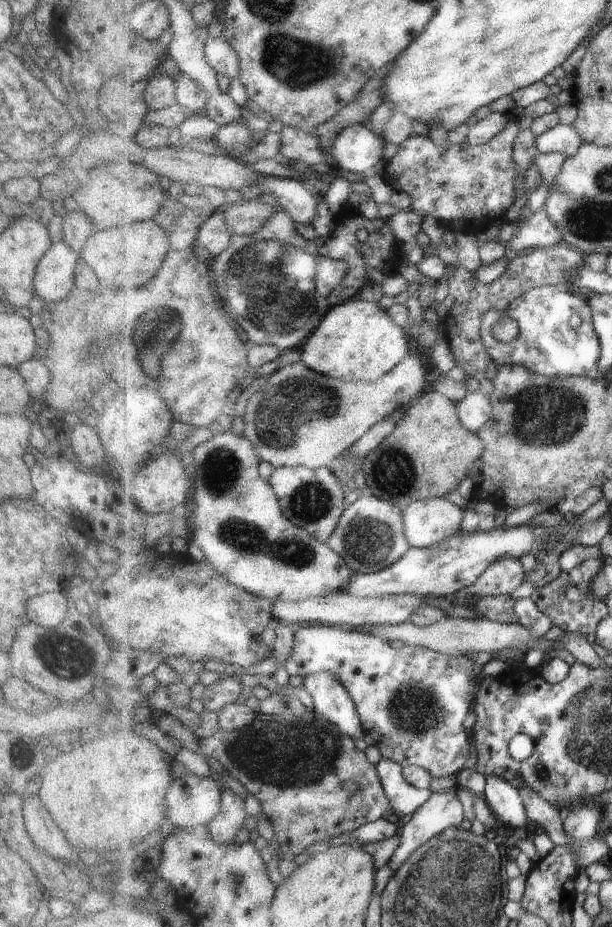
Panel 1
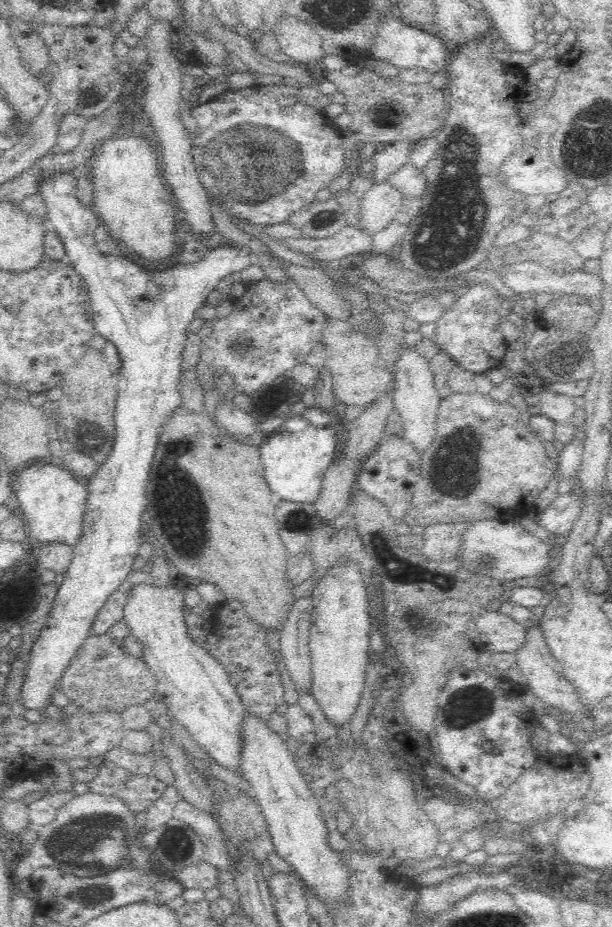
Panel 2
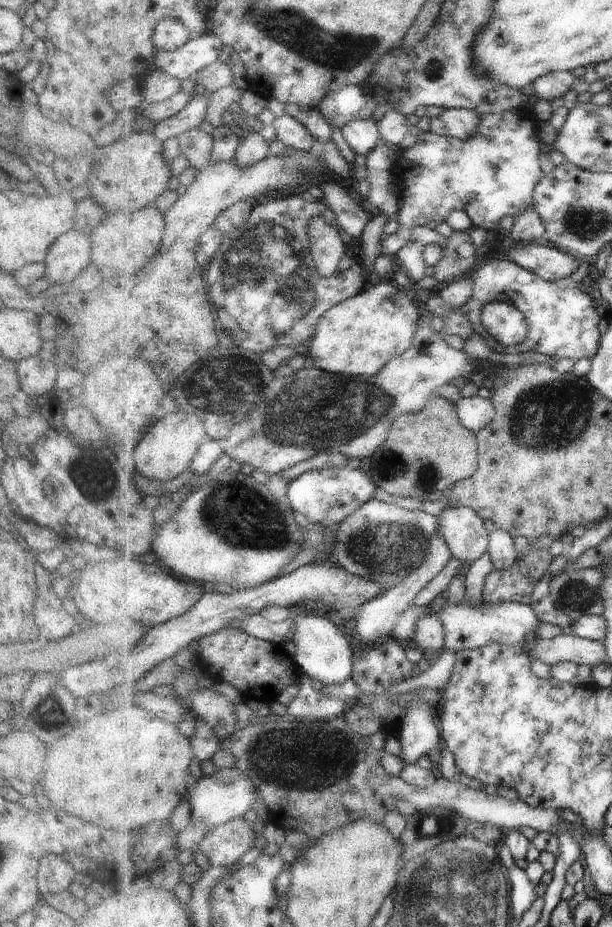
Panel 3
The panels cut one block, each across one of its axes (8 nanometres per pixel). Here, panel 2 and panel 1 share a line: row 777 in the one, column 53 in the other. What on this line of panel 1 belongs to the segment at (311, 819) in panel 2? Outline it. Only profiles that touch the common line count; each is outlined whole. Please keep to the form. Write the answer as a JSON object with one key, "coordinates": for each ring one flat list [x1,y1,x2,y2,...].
{"coordinates":[[62,241,53,242,38,261,33,278,32,293,43,303,62,300,73,288,77,254]]}

